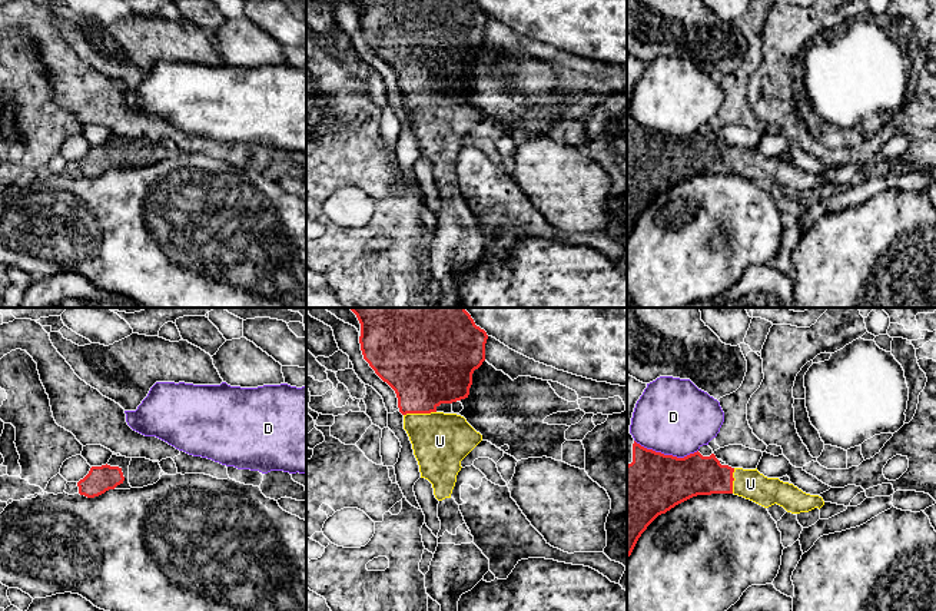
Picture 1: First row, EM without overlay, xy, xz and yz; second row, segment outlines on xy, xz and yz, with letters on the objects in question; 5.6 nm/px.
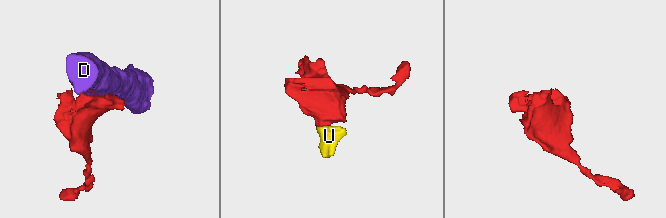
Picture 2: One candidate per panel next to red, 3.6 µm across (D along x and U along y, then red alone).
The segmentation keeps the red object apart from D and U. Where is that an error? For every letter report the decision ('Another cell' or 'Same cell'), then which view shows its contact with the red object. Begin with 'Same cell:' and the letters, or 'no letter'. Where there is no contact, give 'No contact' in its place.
Same cell: U
D: Another cell. Touches red in yz
U: Same cell. Touches red in xz

